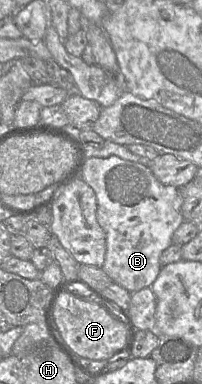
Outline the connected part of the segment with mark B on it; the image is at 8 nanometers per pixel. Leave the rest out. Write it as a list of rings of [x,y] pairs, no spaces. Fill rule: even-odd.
[[[115,155],[88,158],[81,177],[96,194],[97,220],[106,234],[105,261],[101,268],[130,293],[151,287],[161,270],[160,256],[172,244],[173,233],[184,221],[180,189],[159,182],[149,167]]]

